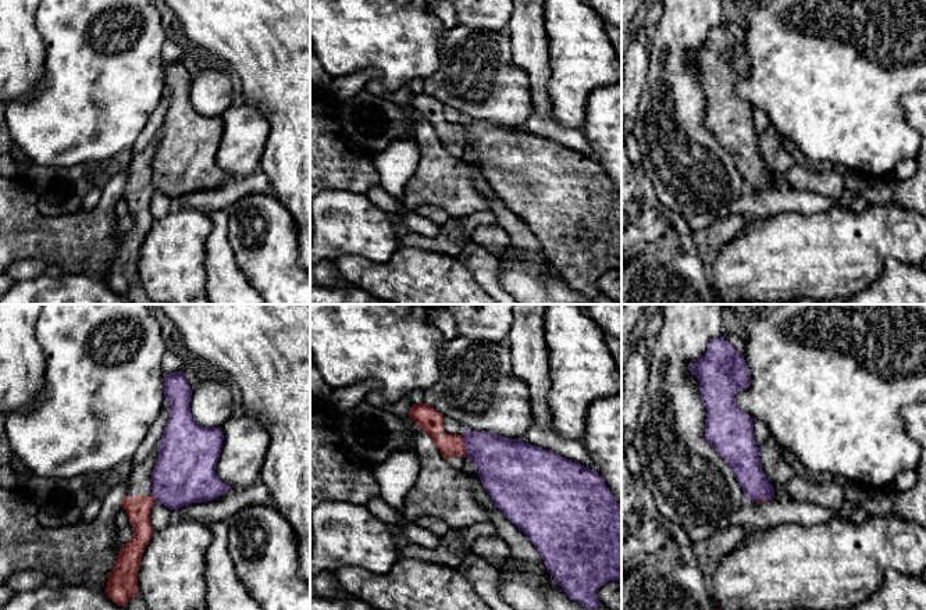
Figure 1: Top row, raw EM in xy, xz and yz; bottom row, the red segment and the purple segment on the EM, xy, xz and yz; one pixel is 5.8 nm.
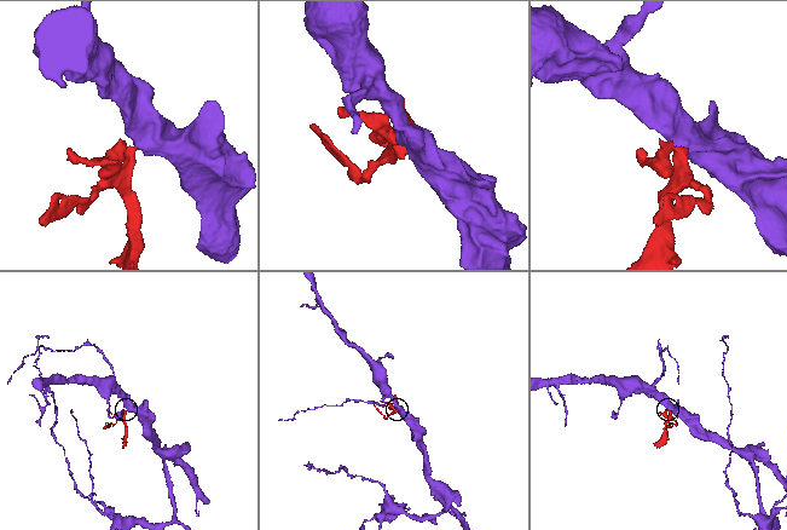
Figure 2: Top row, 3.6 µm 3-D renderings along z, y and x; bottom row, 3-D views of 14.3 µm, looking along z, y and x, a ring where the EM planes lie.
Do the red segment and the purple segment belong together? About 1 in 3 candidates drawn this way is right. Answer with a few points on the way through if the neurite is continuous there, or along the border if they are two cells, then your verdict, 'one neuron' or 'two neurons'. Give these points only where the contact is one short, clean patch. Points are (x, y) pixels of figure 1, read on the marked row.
border xz (462, 434), (466, 455); two neurons

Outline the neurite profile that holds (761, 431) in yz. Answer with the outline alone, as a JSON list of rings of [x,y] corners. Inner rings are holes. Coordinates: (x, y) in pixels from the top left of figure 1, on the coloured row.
[[[754,421],[755,442],[761,447],[769,438],[769,428],[763,421]]]

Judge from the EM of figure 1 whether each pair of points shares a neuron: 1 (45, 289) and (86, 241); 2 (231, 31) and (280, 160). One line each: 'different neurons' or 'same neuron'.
1: different neurons
2: same neuron

